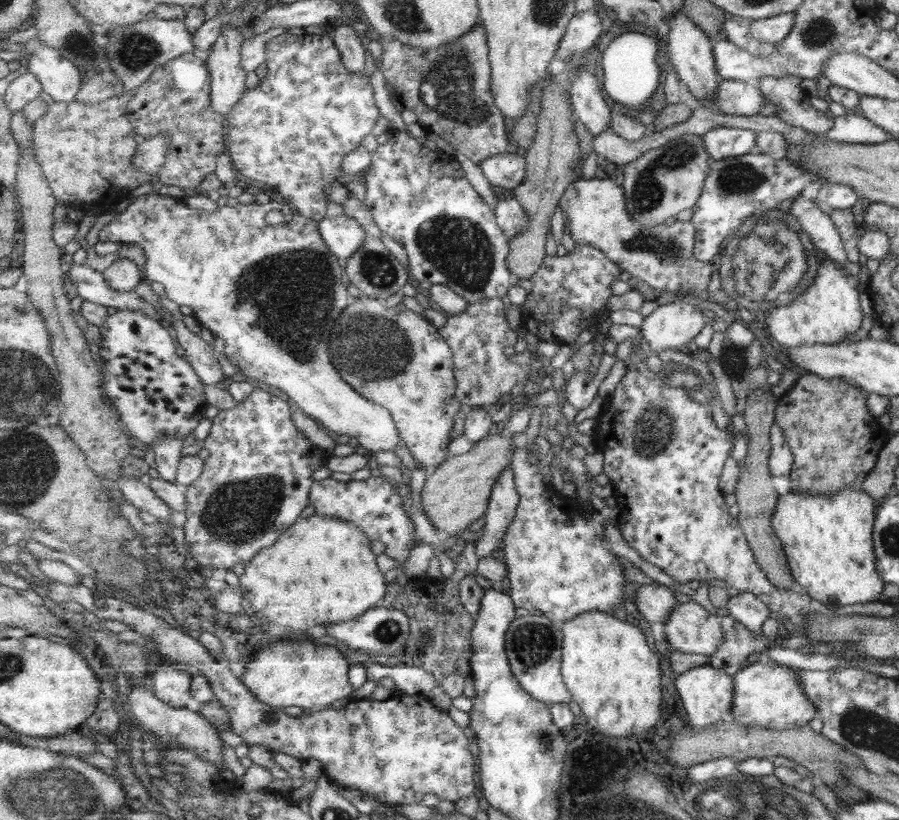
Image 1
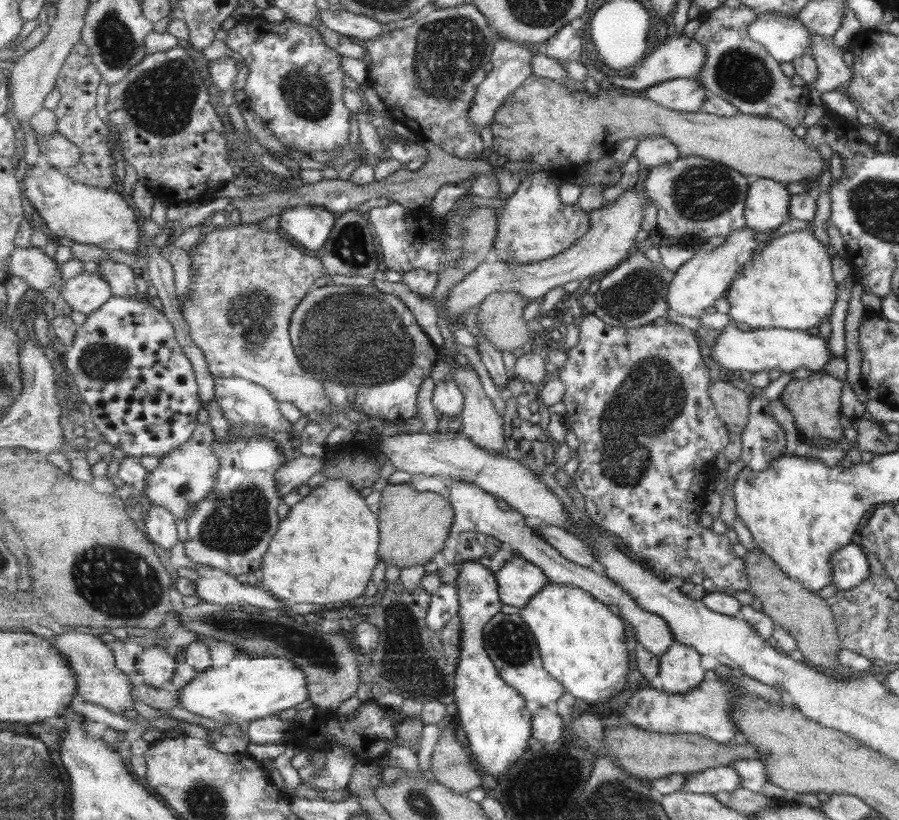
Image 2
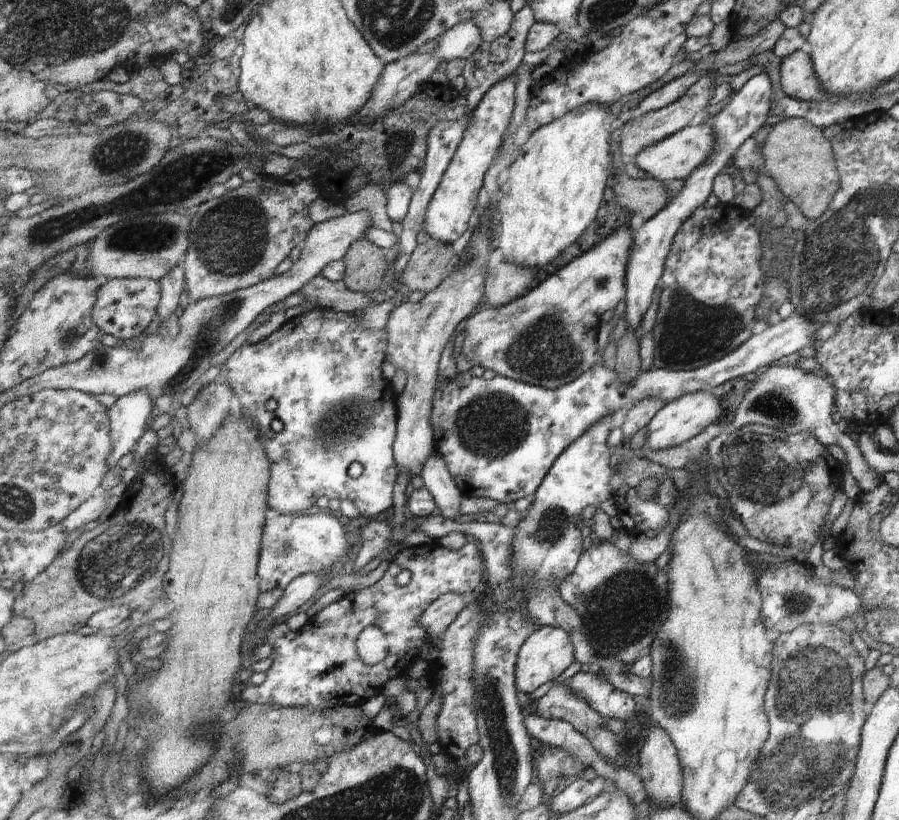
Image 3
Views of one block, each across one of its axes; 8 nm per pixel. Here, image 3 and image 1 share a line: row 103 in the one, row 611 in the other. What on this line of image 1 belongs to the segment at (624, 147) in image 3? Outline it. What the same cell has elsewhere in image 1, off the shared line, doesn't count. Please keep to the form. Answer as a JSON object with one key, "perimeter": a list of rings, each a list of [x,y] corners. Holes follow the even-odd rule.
{"perimeter":[[[697,602],[681,603],[663,624],[672,650],[709,656],[724,642],[718,615],[712,615]]]}

